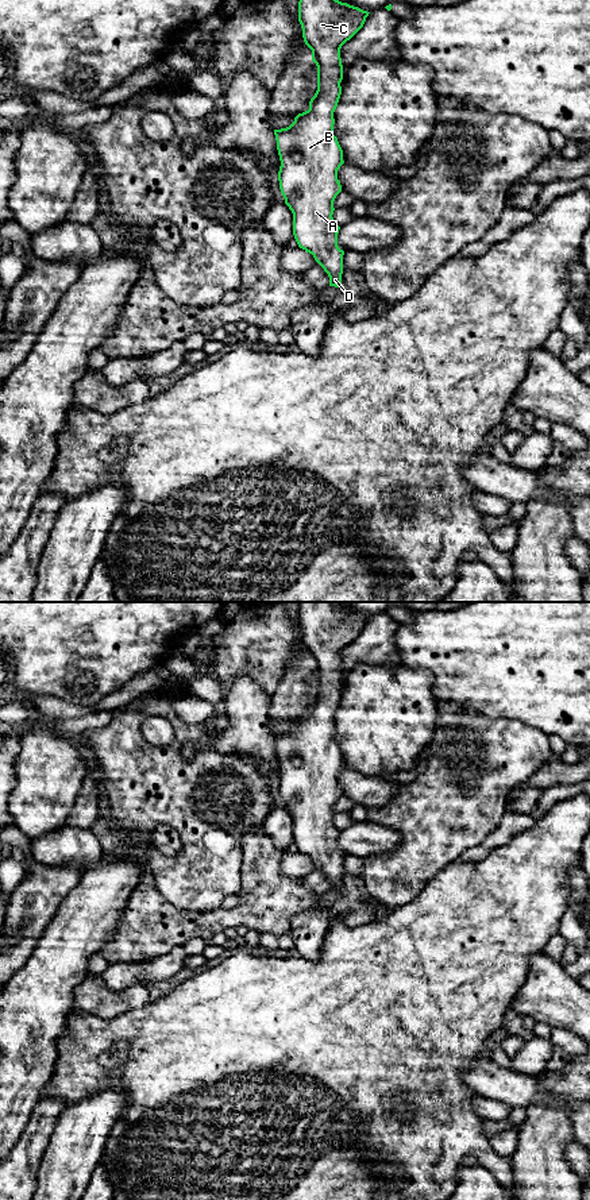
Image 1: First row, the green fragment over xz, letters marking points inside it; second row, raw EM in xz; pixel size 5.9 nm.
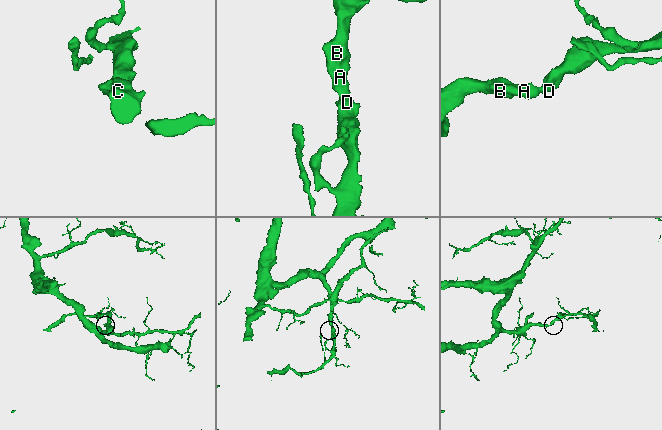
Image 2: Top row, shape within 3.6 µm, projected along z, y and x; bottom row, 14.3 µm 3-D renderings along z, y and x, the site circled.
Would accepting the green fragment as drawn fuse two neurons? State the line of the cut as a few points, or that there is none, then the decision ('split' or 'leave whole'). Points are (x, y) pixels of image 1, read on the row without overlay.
no cut | leave whole

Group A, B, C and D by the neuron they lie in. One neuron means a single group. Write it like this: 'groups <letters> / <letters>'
groups A B C D

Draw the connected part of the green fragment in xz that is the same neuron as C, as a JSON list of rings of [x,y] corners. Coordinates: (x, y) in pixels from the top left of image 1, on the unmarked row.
[[[300,602],[298,626],[304,647],[312,655],[312,665],[317,671],[317,695],[308,715],[298,718],[289,732],[274,734],[281,765],[279,794],[293,818],[294,844],[300,853],[313,860],[328,879],[329,891],[335,892],[342,890],[344,860],[338,850],[340,831],[332,822],[333,806],[342,796],[338,775],[344,768],[343,755],[333,740],[333,717],[342,699],[343,684],[340,653],[363,632],[369,618],[335,602]]]

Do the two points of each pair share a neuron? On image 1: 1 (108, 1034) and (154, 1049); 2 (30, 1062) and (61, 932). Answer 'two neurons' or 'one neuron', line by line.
1: one neuron
2: one neuron

